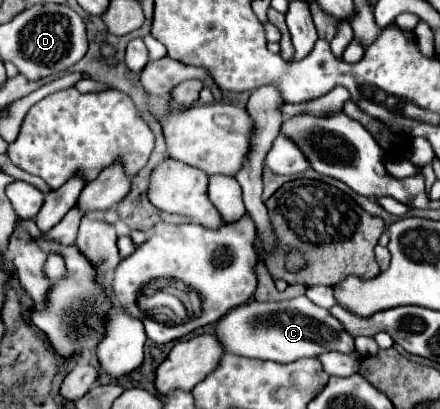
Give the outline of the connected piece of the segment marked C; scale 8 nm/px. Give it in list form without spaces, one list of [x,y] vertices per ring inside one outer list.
[[[305,295],[289,301],[259,303],[249,301],[231,309],[215,327],[217,337],[225,345],[227,353],[269,359],[277,363],[291,363],[303,357],[319,357],[327,351],[353,353],[353,337],[341,327],[341,323],[323,307],[311,303]]]

